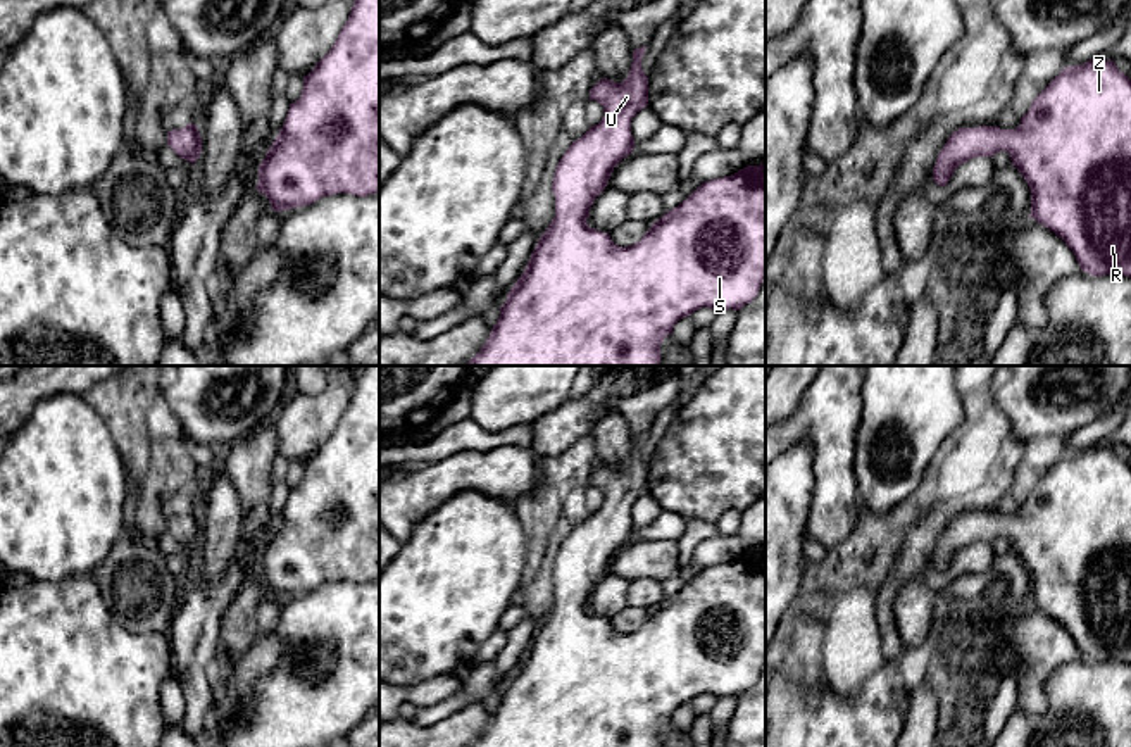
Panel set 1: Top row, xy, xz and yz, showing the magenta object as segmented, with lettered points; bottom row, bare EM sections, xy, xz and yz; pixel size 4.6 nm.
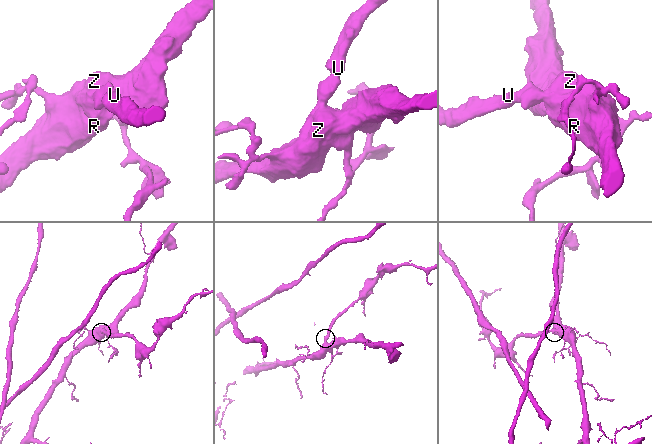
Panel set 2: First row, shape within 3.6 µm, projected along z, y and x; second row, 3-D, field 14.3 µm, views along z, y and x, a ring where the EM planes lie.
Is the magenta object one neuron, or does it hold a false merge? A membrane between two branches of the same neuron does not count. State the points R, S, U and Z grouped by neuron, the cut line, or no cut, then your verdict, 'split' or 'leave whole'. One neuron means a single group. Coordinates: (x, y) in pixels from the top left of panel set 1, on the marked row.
groups R S U Z; cut none; leave whole

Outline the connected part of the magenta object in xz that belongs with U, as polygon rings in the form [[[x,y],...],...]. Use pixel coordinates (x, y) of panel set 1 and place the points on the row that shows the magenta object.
[[[647,47],[633,50],[633,64],[622,83],[602,78],[590,90],[590,100],[603,107],[603,117],[572,141],[559,160],[552,183],[555,217],[507,293],[486,343],[466,366],[660,366],[660,343],[672,335],[679,319],[702,307],[715,312],[740,311],[757,297],[765,279],[765,164],[747,166],[731,176],[702,183],[629,247],[615,245],[609,233],[586,224],[614,167],[633,154],[631,121],[648,105],[648,78],[641,69],[645,50]]]

